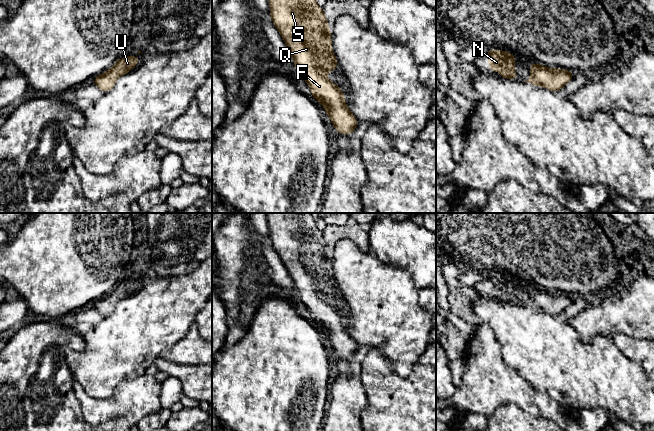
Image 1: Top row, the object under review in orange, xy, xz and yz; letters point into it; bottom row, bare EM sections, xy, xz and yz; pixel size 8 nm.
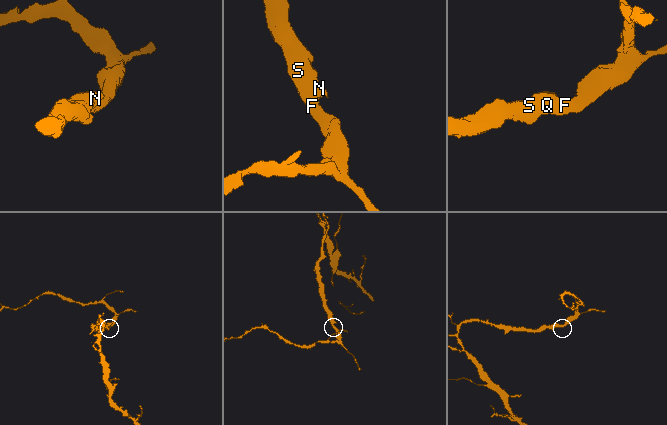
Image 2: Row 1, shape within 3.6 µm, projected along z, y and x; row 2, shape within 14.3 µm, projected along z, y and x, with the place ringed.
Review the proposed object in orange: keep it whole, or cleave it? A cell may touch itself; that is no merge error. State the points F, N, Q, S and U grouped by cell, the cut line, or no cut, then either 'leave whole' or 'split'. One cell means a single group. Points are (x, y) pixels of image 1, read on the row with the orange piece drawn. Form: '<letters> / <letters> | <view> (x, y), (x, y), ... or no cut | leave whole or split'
F N Q S U | no cut | leave whole

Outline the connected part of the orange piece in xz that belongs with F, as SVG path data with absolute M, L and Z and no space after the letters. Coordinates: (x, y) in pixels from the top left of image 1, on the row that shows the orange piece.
M268 0L270 16L281 37L285 41L300 76L311 89L313 98L323 104L337 132L348 136L359 121L354 117L345 103L345 95L340 87L332 83L326 74L337 69L337 59L332 52L330 28L323 9L316 0Z

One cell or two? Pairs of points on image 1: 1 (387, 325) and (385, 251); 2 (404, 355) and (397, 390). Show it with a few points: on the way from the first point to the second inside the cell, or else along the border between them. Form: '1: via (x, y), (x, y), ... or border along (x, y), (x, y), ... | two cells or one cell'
1: border along (370, 250), (381, 261), (407, 269) | two cells
2: border along (374, 348), (392, 364) | two cells

